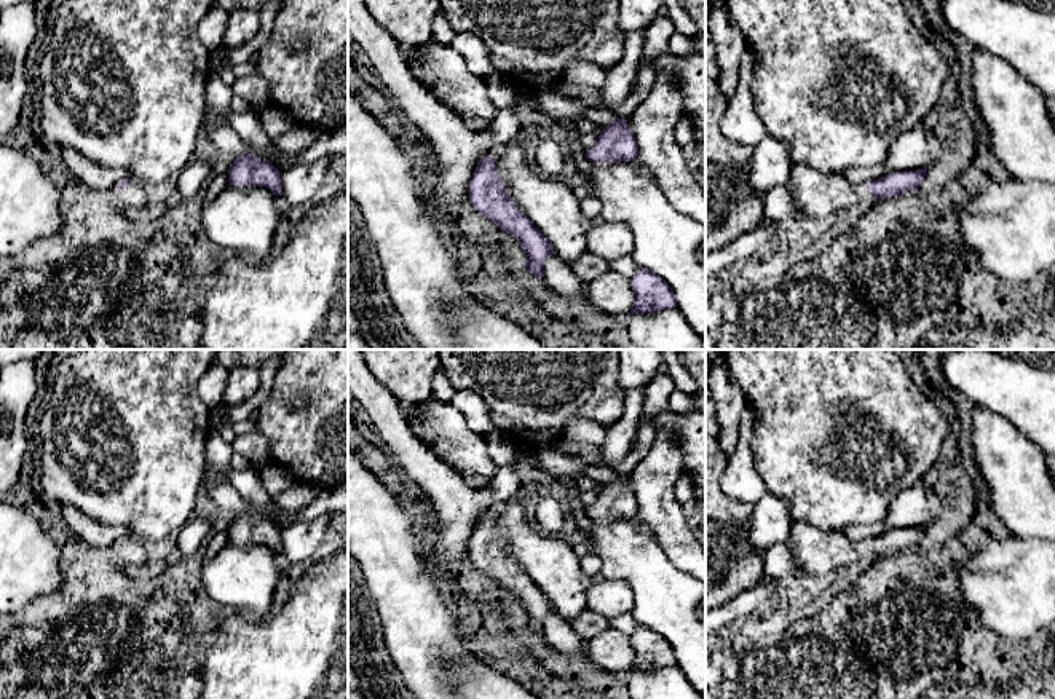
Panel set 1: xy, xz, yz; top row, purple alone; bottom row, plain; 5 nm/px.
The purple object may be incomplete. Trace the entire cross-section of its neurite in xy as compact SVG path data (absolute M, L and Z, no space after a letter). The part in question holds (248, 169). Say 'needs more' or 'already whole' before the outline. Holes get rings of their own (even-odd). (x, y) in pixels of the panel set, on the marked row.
already whole; M243 153L233 158L233 164L227 172L230 185L259 185L281 196L281 172L255 155Z

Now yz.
needs more; M798 163L793 164L785 184L793 199L793 212L817 220L849 206L867 207L878 199L918 190L929 169L891 172L886 177L855 185L843 174L825 174Z

